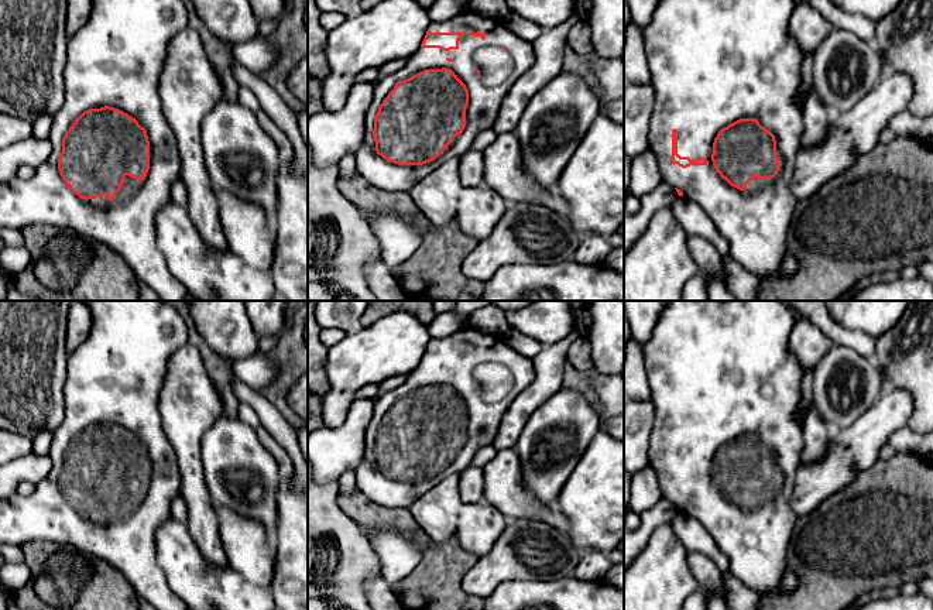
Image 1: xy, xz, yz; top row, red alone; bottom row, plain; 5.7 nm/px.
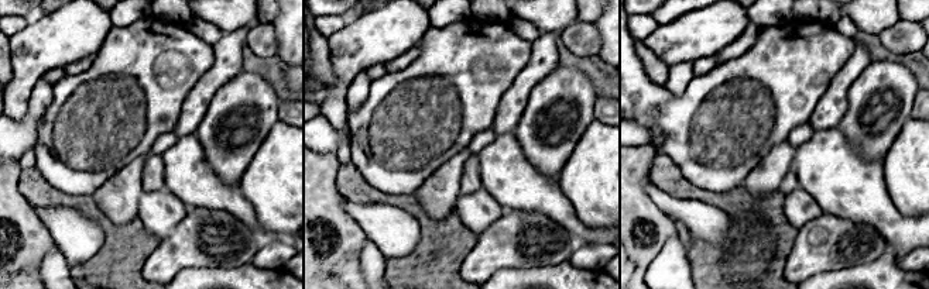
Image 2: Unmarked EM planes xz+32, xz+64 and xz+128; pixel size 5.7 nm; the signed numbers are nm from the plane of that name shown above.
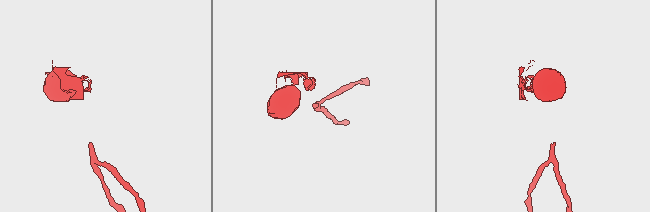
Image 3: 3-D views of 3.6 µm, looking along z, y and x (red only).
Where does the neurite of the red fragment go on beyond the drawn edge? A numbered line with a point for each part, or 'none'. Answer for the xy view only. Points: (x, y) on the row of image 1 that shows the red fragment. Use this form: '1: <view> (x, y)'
1: xy (116, 58)

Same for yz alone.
1: yz (712, 62)

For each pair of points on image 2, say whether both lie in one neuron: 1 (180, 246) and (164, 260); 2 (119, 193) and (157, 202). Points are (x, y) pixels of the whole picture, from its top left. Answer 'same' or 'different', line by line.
1: same
2: different

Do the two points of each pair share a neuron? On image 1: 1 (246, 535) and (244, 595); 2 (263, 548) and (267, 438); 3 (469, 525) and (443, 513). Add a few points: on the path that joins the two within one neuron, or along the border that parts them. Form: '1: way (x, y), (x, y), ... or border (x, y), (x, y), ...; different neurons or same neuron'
1: border (230, 565), (246, 581), (268, 588); different neurons
2: border (274, 537), (275, 568), (273, 571); different neurons
3: border (462, 503), (453, 535); different neurons

